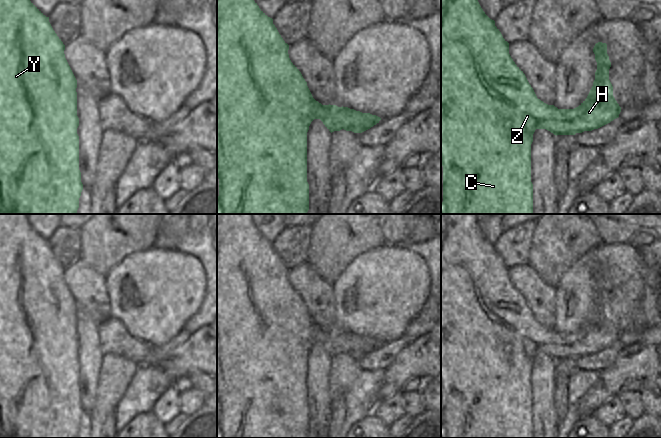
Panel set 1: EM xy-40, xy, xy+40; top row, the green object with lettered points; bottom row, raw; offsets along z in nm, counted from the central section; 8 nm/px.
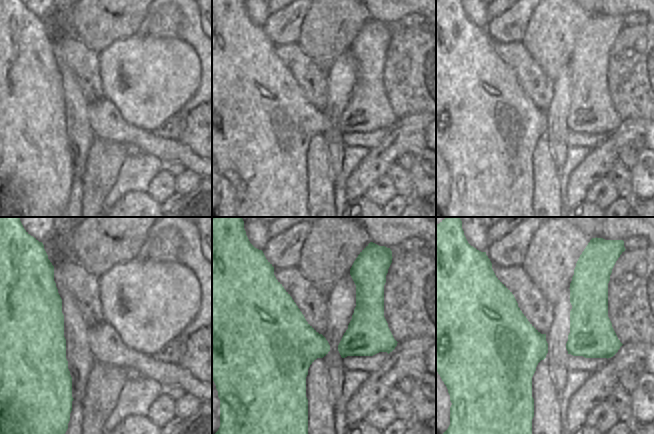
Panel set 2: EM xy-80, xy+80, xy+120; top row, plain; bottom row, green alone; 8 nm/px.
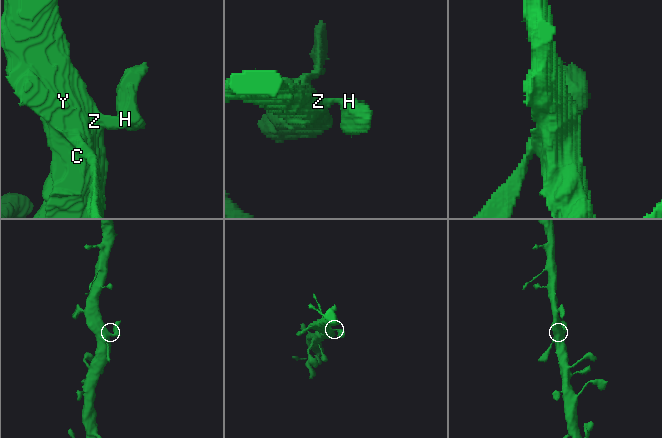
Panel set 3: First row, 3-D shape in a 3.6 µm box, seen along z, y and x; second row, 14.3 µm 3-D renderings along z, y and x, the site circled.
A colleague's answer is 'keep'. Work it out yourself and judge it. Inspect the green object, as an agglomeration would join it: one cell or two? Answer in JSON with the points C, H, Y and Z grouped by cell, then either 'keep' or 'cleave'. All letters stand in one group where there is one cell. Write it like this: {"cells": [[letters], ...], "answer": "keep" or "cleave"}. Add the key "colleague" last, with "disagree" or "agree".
{"cells": [["C", "H", "Y", "Z"]], "answer": "keep", "colleague": "agree"}

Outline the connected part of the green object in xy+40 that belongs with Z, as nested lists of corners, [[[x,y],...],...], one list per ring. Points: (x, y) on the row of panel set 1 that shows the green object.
[[[441,0],[441,165],[443,166],[443,202],[441,214],[533,214],[533,184],[531,182],[531,144],[536,129],[546,129],[554,135],[575,135],[598,129],[619,117],[621,107],[613,96],[609,80],[611,62],[607,44],[598,42],[593,48],[597,70],[595,80],[587,98],[574,109],[558,109],[537,98],[523,71],[509,54],[509,43],[503,38],[495,21],[481,8],[478,0]]]

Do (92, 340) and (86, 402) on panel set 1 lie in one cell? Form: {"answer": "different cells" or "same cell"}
{"answer": "same cell"}

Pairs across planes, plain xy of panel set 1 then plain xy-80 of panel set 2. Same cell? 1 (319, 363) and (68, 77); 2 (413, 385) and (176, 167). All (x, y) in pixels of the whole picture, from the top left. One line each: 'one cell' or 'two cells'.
1: one cell
2: one cell

